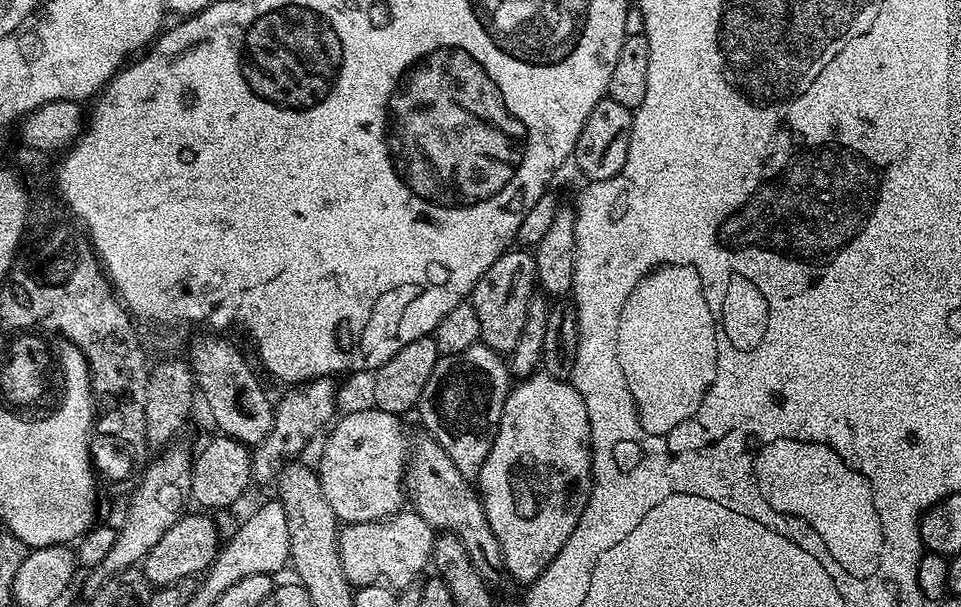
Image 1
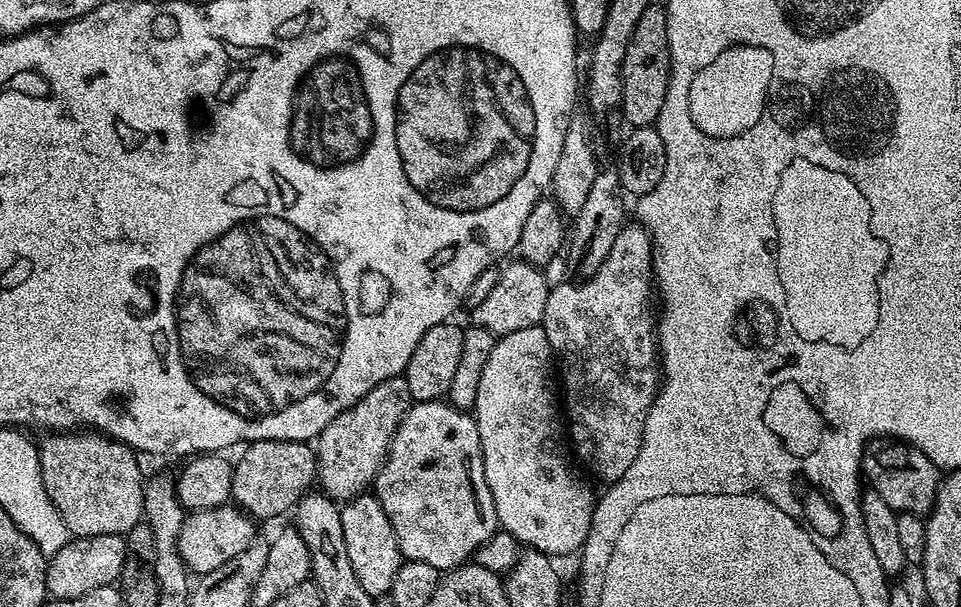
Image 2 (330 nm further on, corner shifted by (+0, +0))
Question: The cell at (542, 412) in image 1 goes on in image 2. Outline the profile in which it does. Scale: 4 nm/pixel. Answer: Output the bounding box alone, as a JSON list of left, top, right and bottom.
[474,326,597,558]

